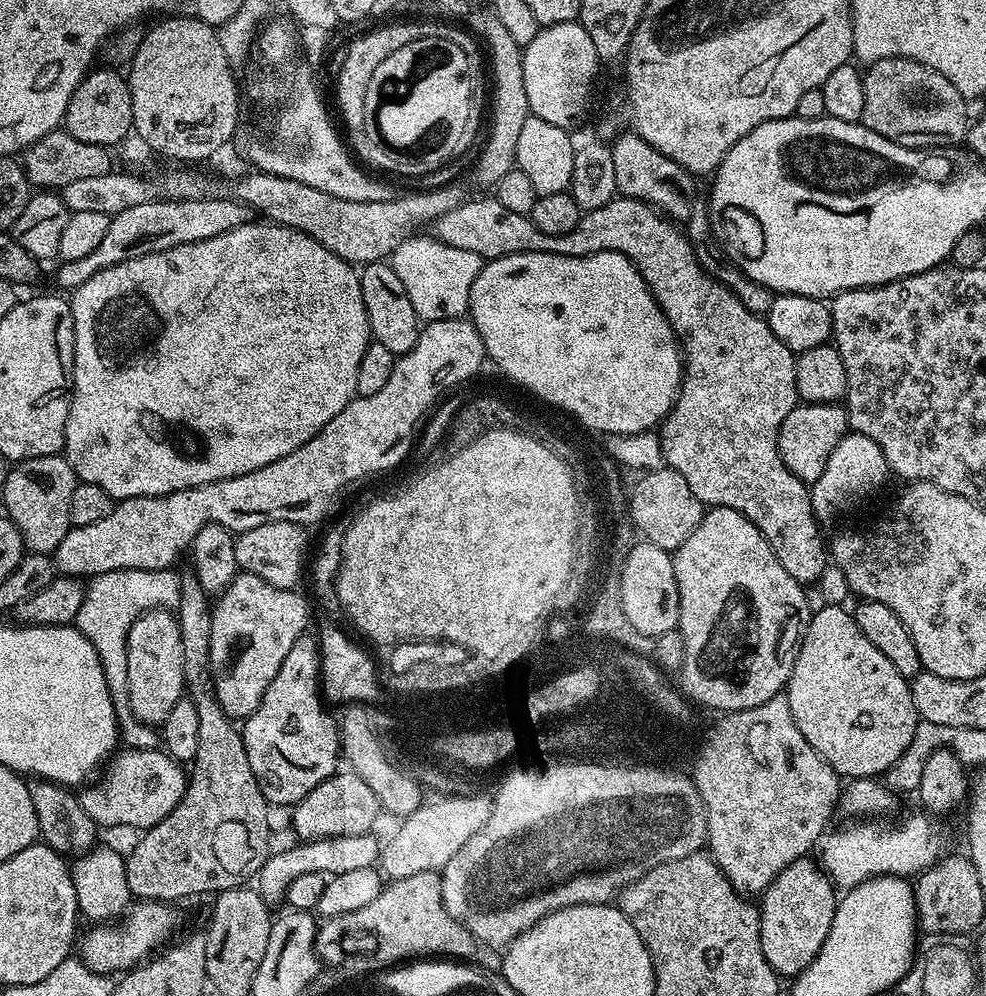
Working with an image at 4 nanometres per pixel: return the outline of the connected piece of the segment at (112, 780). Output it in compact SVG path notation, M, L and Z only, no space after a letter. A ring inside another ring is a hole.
M124 748L103 765L104 781L93 783L88 786L93 788L85 787L85 792L79 793L80 805L101 829L116 828L119 824L139 830L153 828L166 818L166 814L170 814L170 810L174 810L174 806L178 806L178 802L182 802L186 772L180 768L183 767L163 750Z

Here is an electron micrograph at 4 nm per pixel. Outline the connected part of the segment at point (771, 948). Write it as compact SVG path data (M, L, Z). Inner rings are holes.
M801 858L790 862L790 866L786 866L770 882L770 886L762 893L761 900L764 901L759 901L758 907L760 909L762 954L766 954L766 962L770 962L770 966L775 970L777 976L794 978L802 970L806 970L808 963L816 957L818 950L822 948L822 942L826 942L826 934L830 934L830 922L834 922L834 914L838 903L834 885L828 879L828 873L815 859Z

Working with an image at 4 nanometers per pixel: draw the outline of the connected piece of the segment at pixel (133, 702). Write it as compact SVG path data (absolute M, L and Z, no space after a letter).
M154 608L142 615L130 626L128 653L126 654L126 678L128 679L128 705L143 724L163 725L166 714L185 695L184 651L180 623L171 611Z

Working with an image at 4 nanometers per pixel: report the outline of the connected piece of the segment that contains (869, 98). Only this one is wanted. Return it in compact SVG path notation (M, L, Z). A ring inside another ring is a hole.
M886 58L867 65L863 78L866 106L862 106L862 122L874 134L882 134L882 138L898 142L898 146L925 150L965 143L970 127L966 98L938 70L910 58Z

